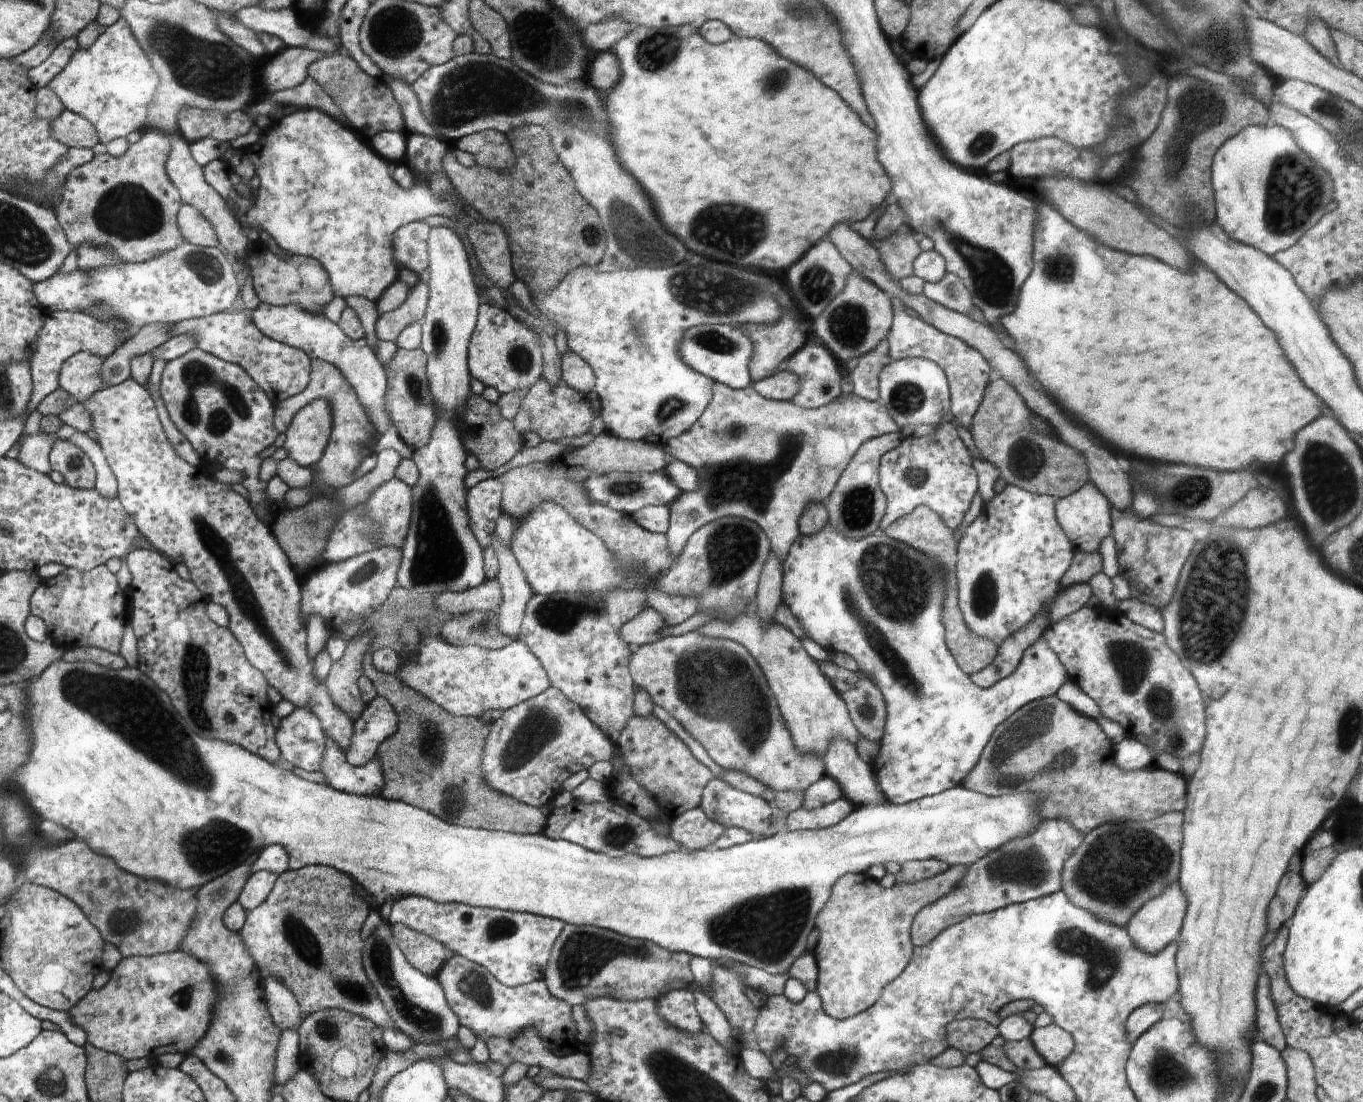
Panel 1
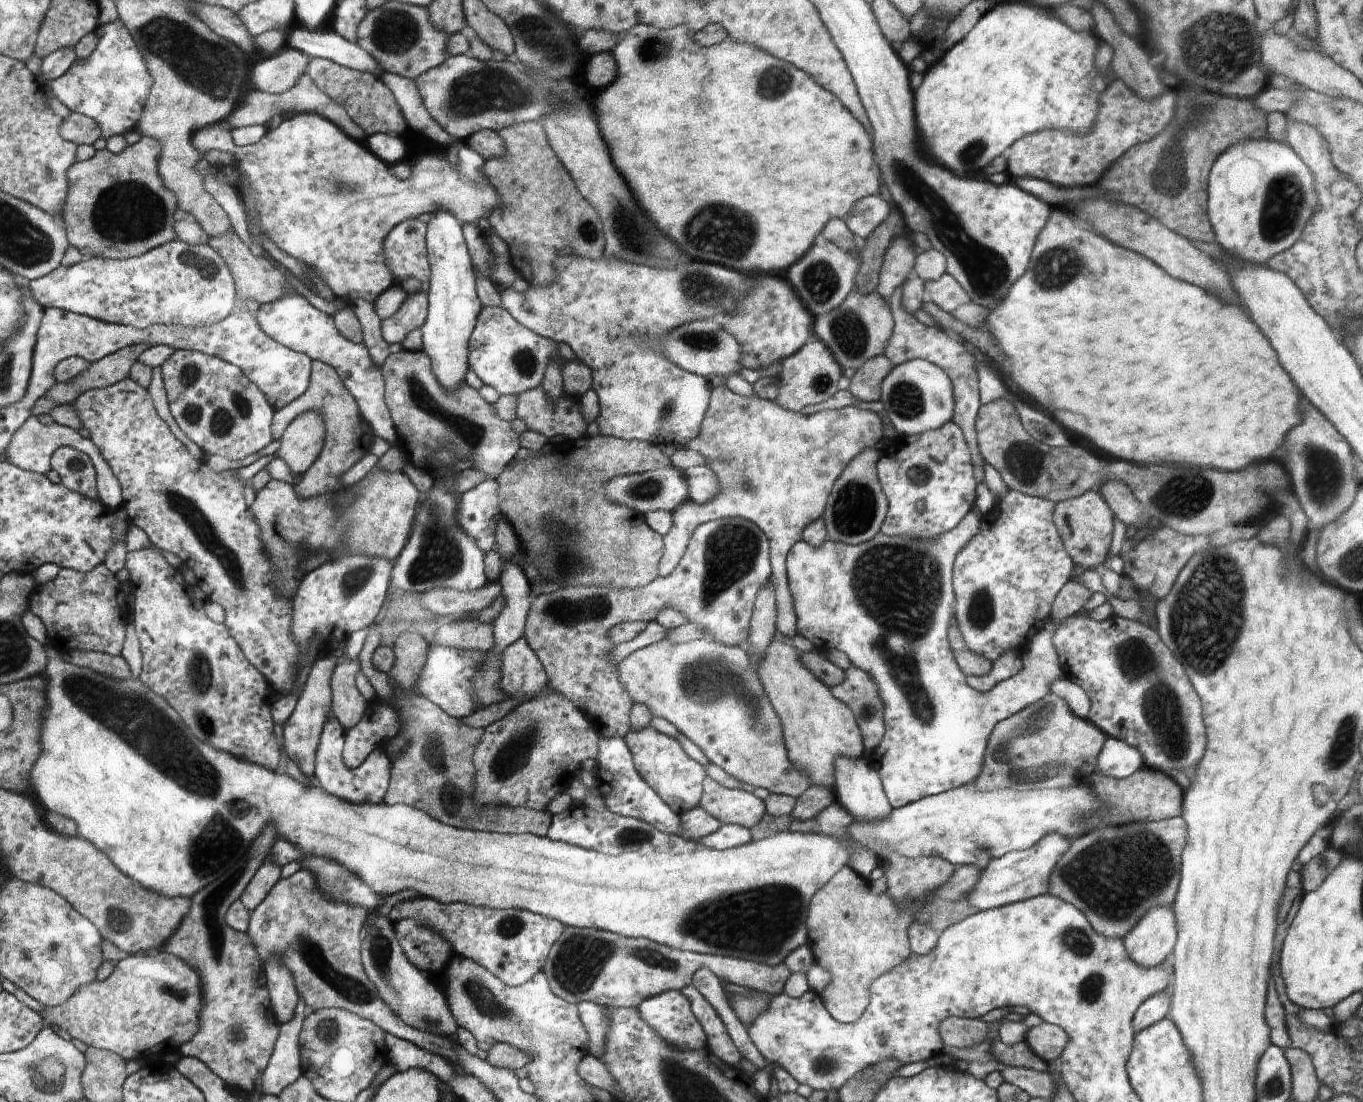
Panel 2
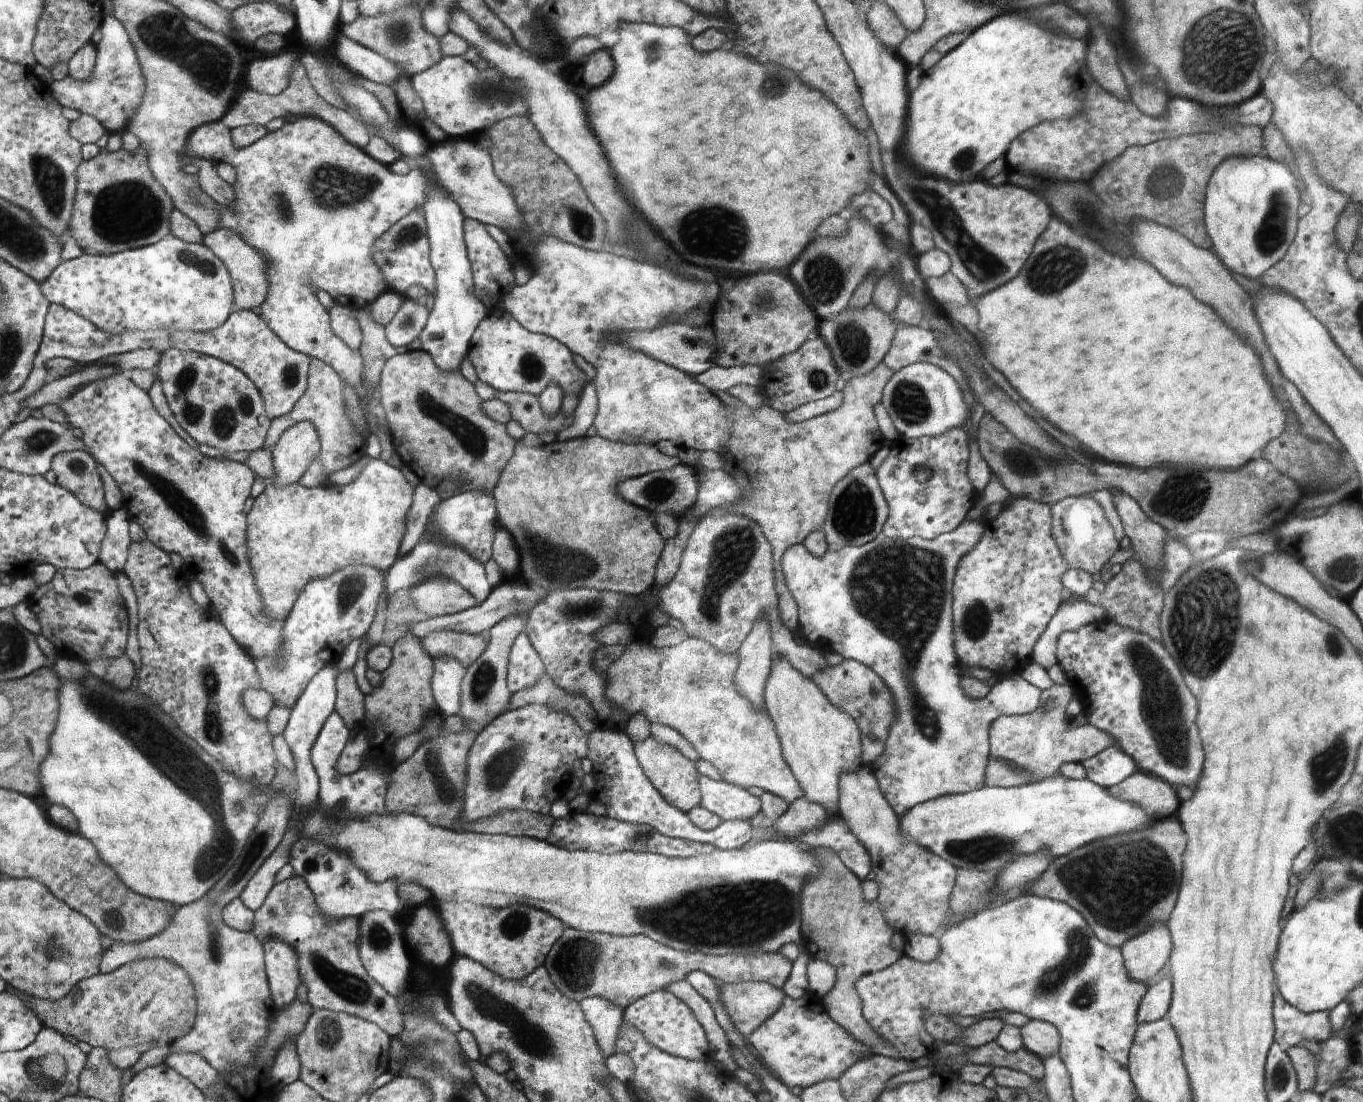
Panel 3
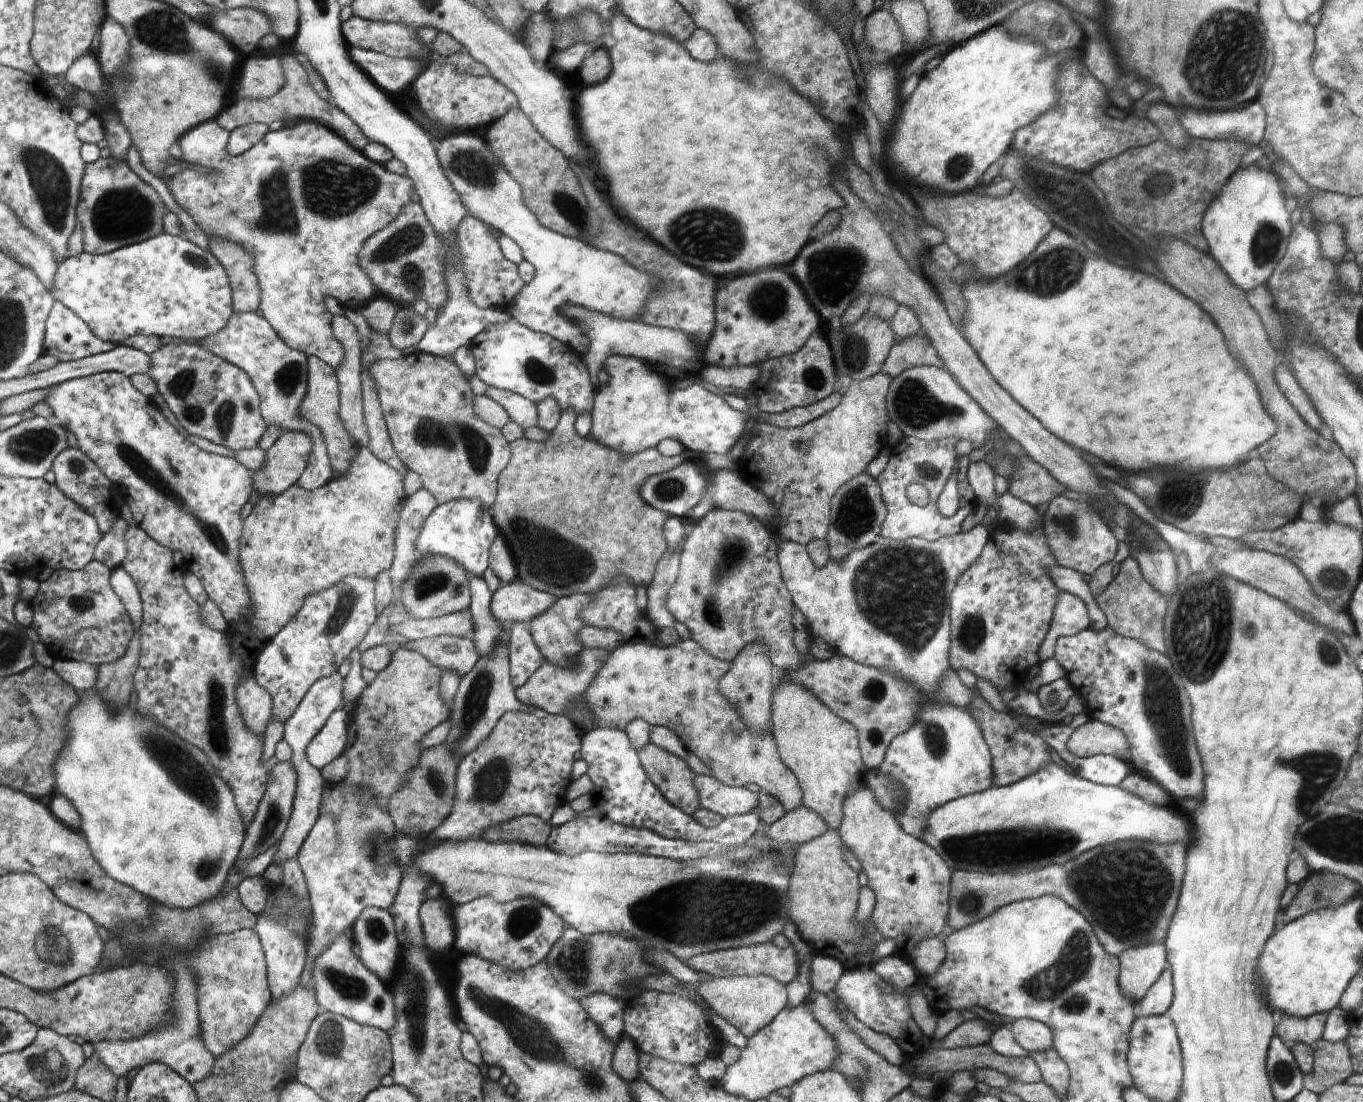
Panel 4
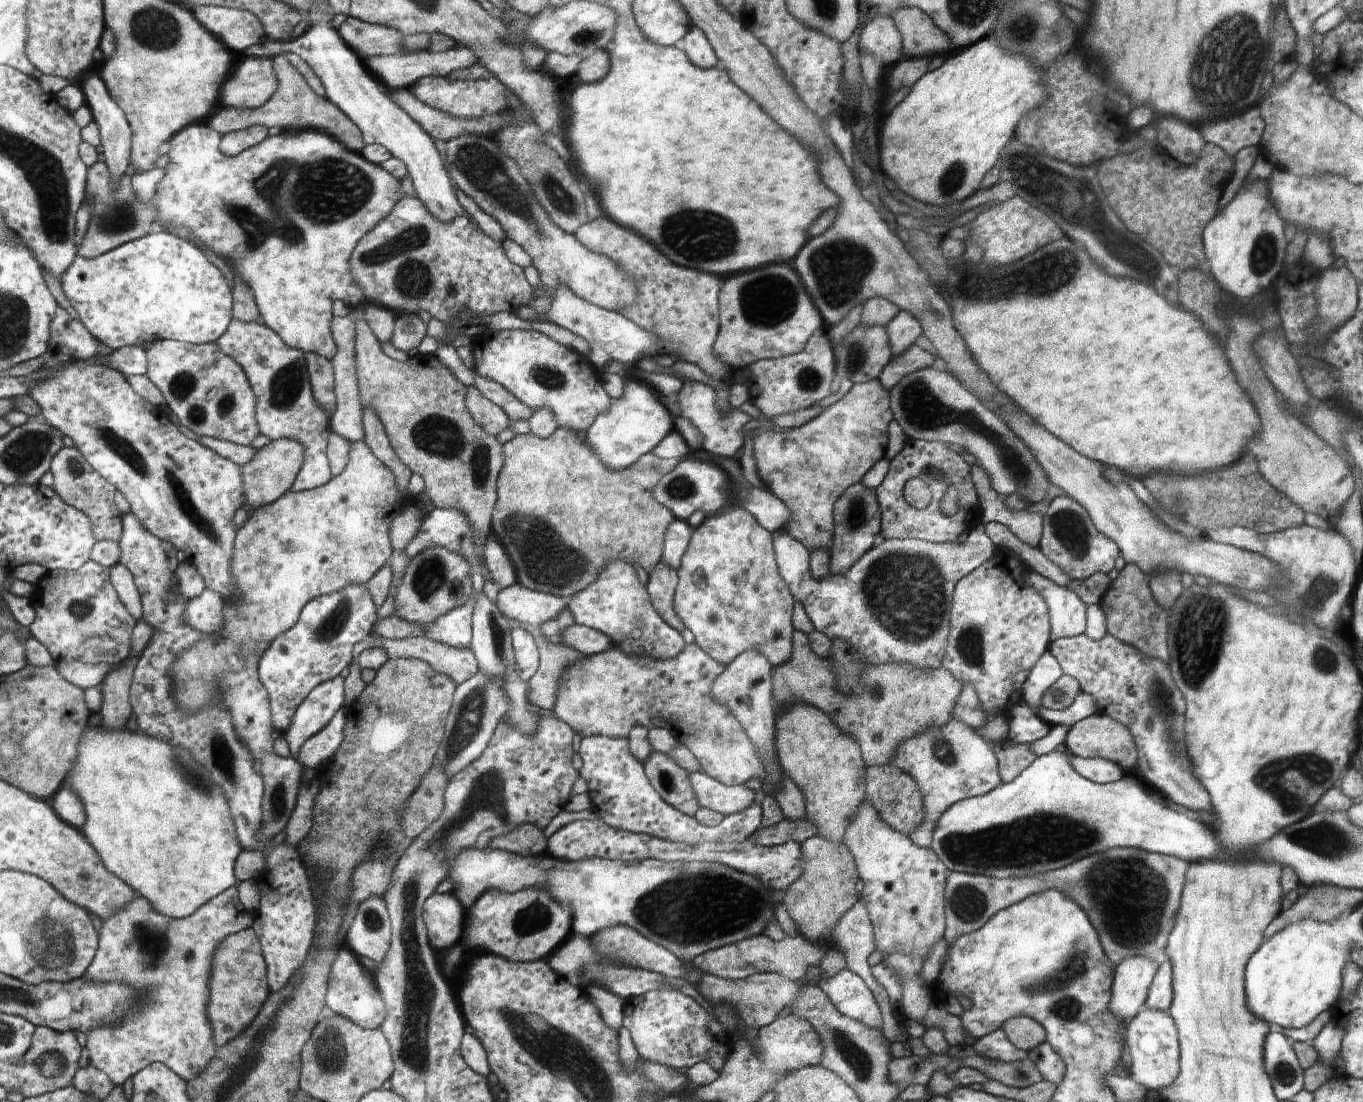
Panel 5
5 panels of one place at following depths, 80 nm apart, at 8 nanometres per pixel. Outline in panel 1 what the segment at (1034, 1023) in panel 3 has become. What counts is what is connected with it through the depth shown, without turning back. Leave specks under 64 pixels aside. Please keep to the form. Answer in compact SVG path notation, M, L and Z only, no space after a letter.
M1052 1023L1043 1027L1034 1027L1029 1036L1036 1050L1051 1067L1057 1068L1074 1050L1073 1036Z

